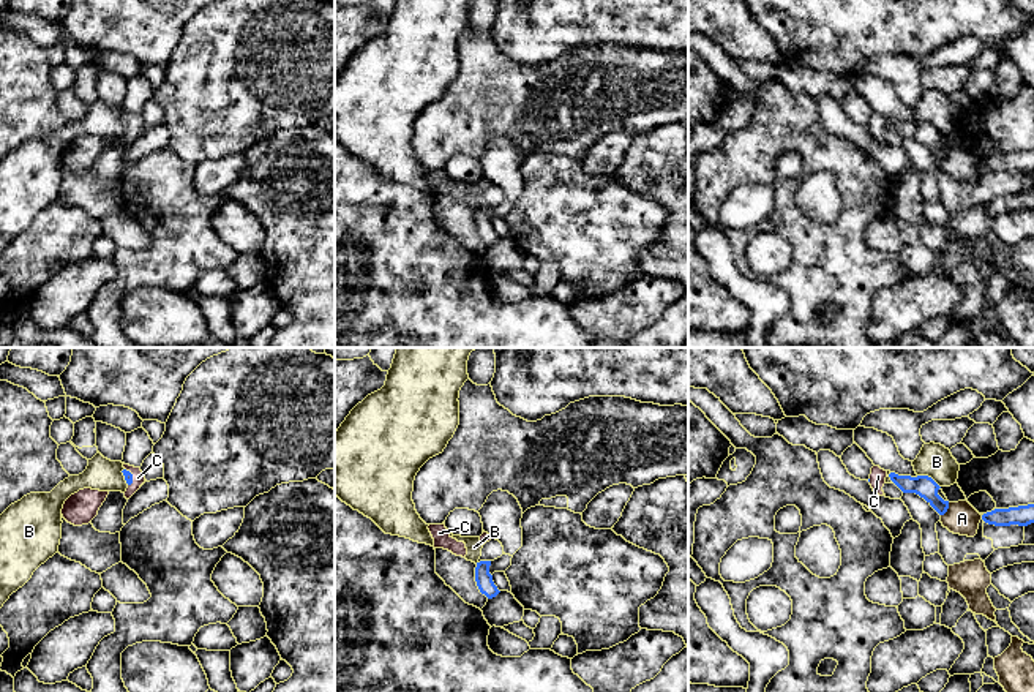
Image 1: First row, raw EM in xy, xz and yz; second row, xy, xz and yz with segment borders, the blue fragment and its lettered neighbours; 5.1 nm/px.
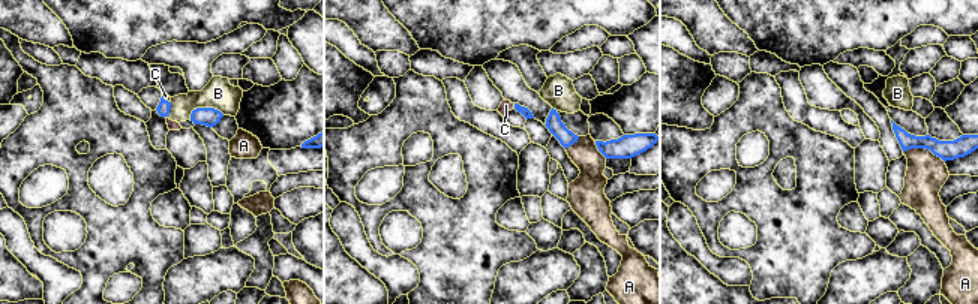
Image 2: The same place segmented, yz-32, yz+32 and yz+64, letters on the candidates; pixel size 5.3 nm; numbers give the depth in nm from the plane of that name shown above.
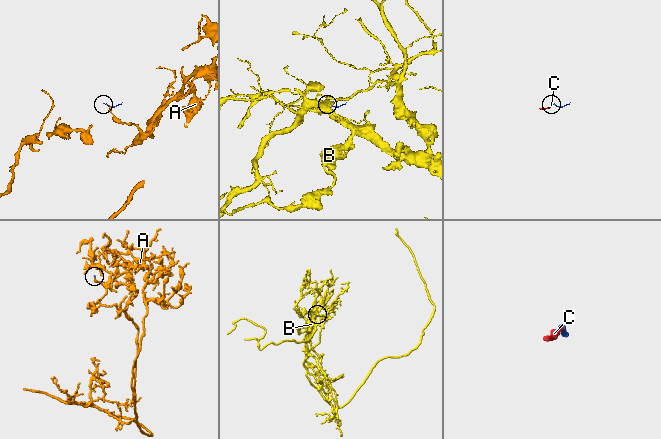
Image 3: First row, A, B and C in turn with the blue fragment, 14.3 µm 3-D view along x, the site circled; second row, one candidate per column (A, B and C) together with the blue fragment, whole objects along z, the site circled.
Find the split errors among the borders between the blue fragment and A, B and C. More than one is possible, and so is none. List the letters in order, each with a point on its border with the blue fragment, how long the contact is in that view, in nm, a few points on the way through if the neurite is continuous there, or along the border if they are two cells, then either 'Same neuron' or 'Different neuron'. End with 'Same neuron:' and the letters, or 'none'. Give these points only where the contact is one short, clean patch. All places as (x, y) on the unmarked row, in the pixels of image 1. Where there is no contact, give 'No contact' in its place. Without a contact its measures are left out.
A: Touches blue at yz (947, 154). Shared border 80 nm. Boundary: yz (949, 149), (949, 154), (941, 161). Different neuron
B: Touches blue at yz (927, 122). Shared border 140 nm. Boundary: yz (917, 120), (927, 120), (940, 133). Different neuron
C: Touches blue at xy (131, 124). Shared border 100 nm. Path across: xy (128, 122), (131, 124), (138, 124). Same neuron
Same neuron: C

